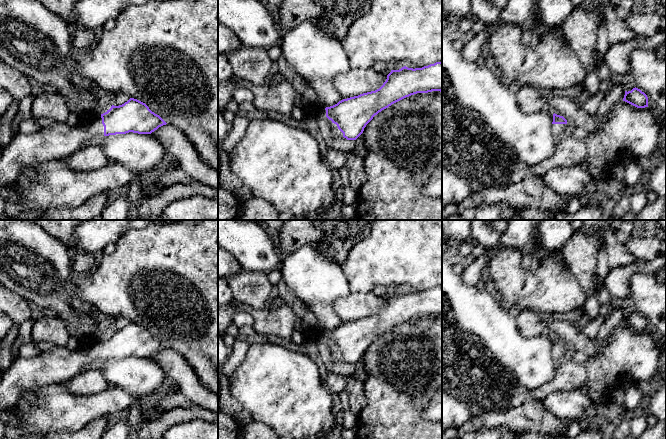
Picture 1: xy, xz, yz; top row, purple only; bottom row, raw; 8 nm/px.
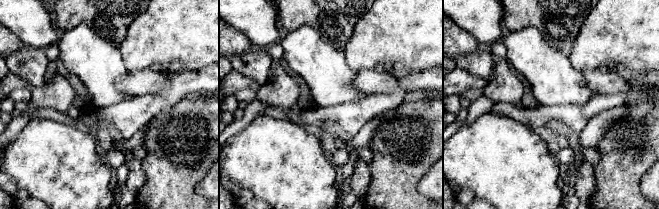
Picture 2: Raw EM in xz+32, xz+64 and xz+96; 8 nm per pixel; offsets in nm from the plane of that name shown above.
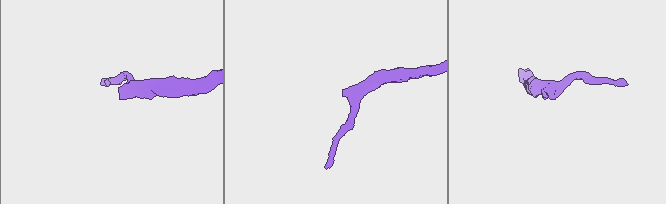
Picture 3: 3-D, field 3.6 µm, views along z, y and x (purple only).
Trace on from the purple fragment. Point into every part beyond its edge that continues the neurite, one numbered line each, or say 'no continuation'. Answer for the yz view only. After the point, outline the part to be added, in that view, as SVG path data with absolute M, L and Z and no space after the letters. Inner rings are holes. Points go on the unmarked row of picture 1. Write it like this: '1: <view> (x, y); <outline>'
1: yz (557, 353); M552 348L552 357L557 362L560 363L564 357L566 348Z

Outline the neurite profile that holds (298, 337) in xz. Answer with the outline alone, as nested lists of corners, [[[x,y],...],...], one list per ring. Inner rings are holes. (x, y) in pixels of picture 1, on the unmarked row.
[[[298,326],[292,334],[292,341],[297,345],[302,346],[306,337],[307,333]]]

